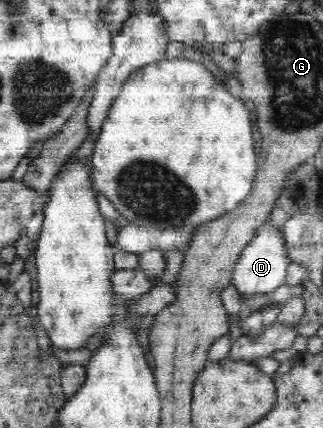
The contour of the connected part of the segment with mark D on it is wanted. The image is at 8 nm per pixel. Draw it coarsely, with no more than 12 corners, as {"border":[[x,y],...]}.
{"border":[[260,226],[233,270],[243,301],[286,282],[282,227]]}

